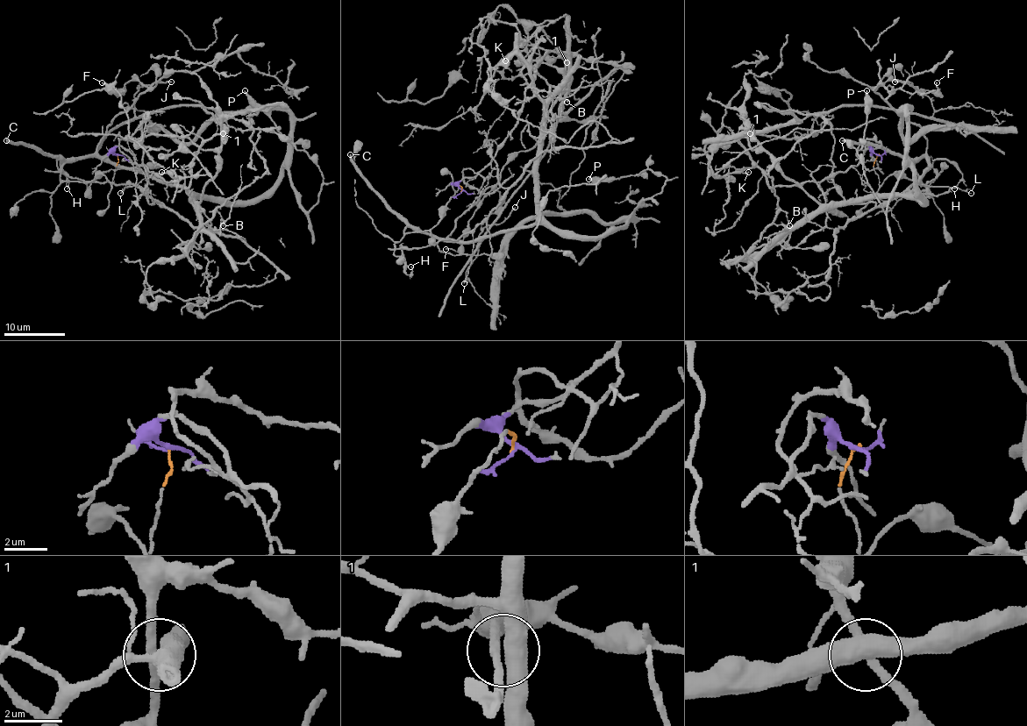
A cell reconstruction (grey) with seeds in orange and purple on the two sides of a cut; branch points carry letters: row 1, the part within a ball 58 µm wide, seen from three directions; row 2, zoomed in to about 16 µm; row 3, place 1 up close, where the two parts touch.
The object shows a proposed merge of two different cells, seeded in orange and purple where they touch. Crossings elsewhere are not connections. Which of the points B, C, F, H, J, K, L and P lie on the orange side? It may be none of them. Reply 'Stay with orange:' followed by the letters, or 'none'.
Stay with orange: C, F, H, L, P

